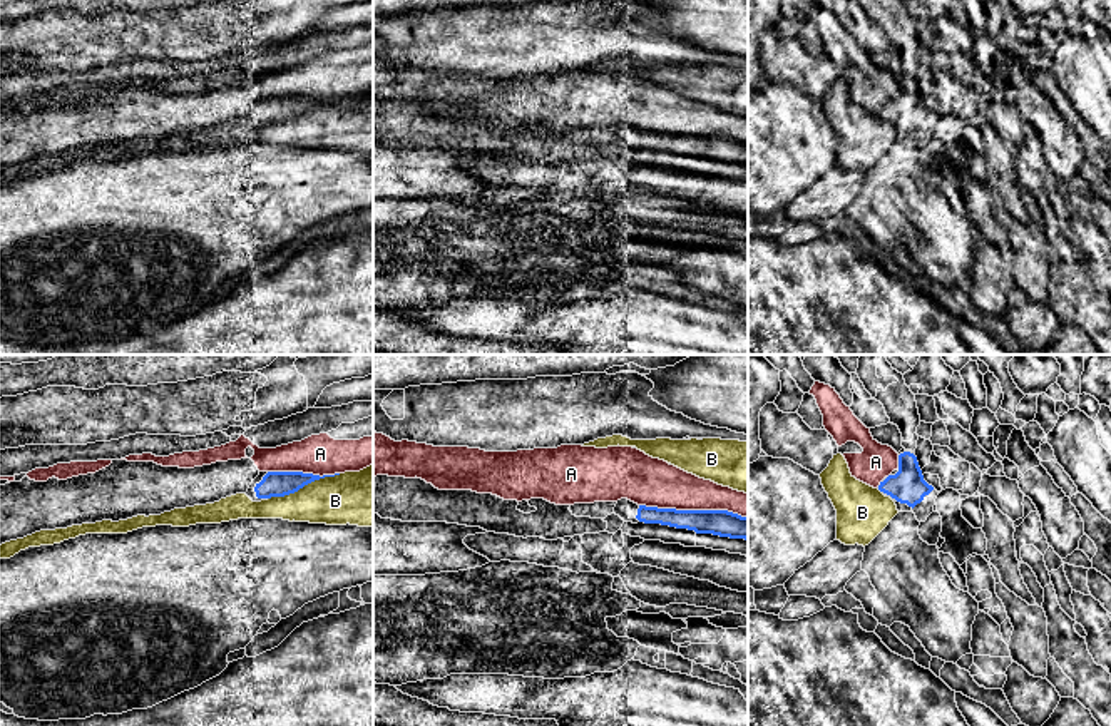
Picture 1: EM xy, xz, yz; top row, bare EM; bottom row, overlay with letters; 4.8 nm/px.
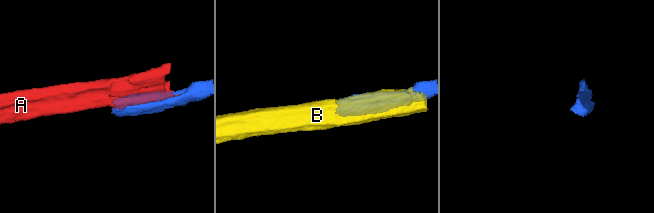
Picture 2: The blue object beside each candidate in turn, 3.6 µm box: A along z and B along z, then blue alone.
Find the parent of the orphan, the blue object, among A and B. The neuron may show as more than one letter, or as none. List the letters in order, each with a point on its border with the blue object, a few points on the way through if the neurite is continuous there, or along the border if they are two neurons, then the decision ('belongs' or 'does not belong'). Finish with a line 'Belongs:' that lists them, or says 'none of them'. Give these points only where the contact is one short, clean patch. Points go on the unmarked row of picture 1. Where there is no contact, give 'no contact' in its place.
A: xz (693, 136) | does not belong
B: xy (303, 111) | does not belong
Belongs: none of them

